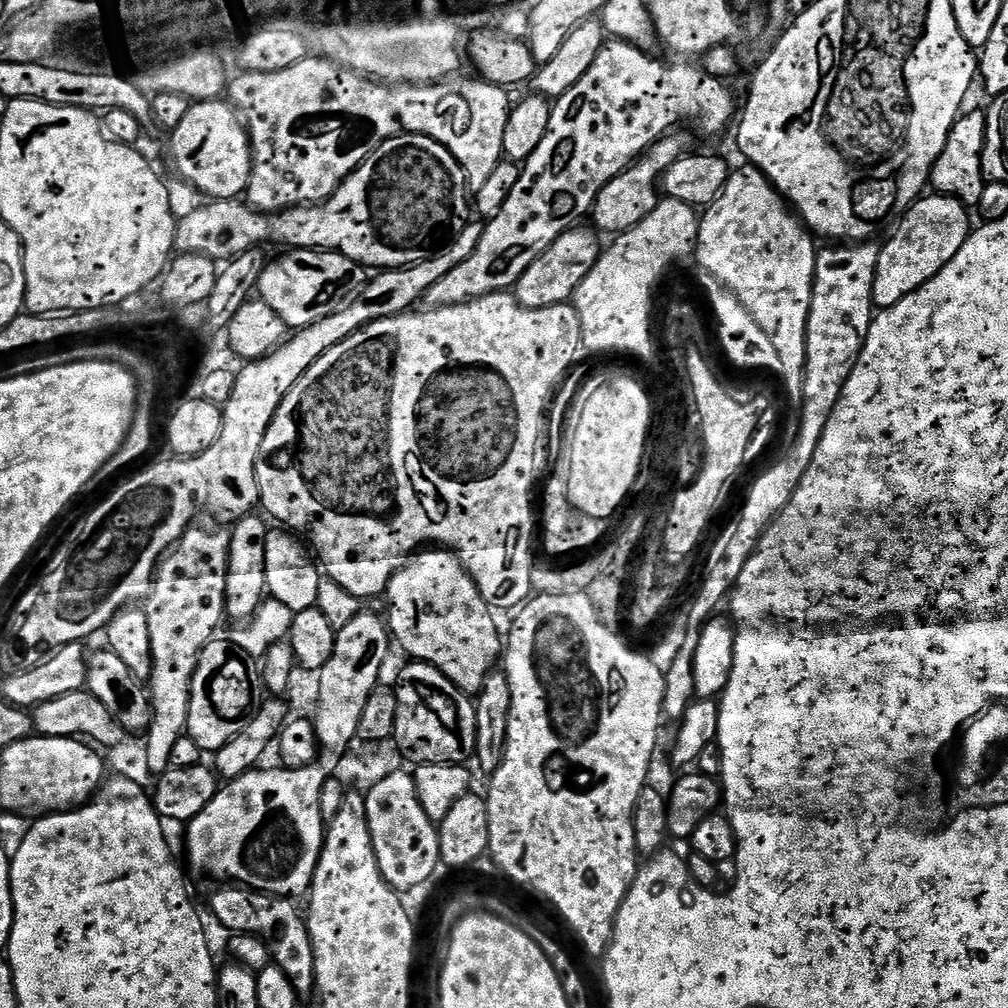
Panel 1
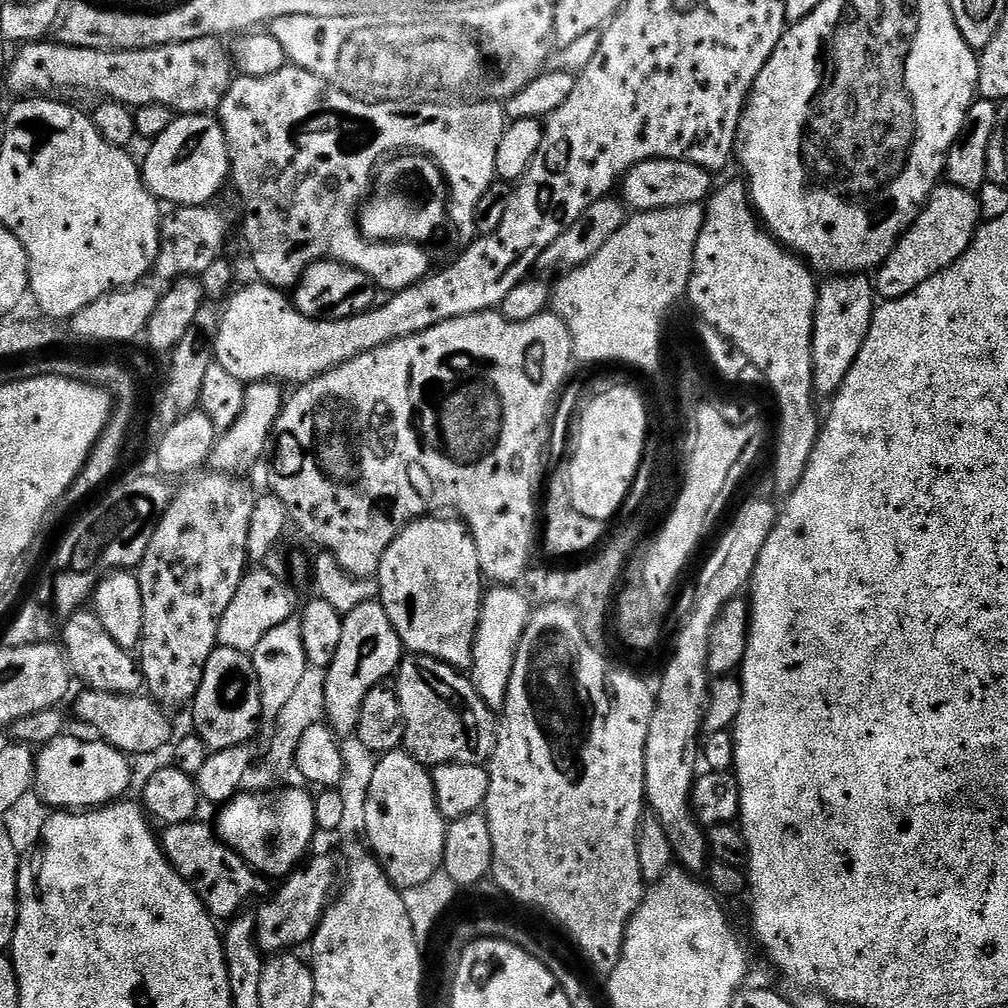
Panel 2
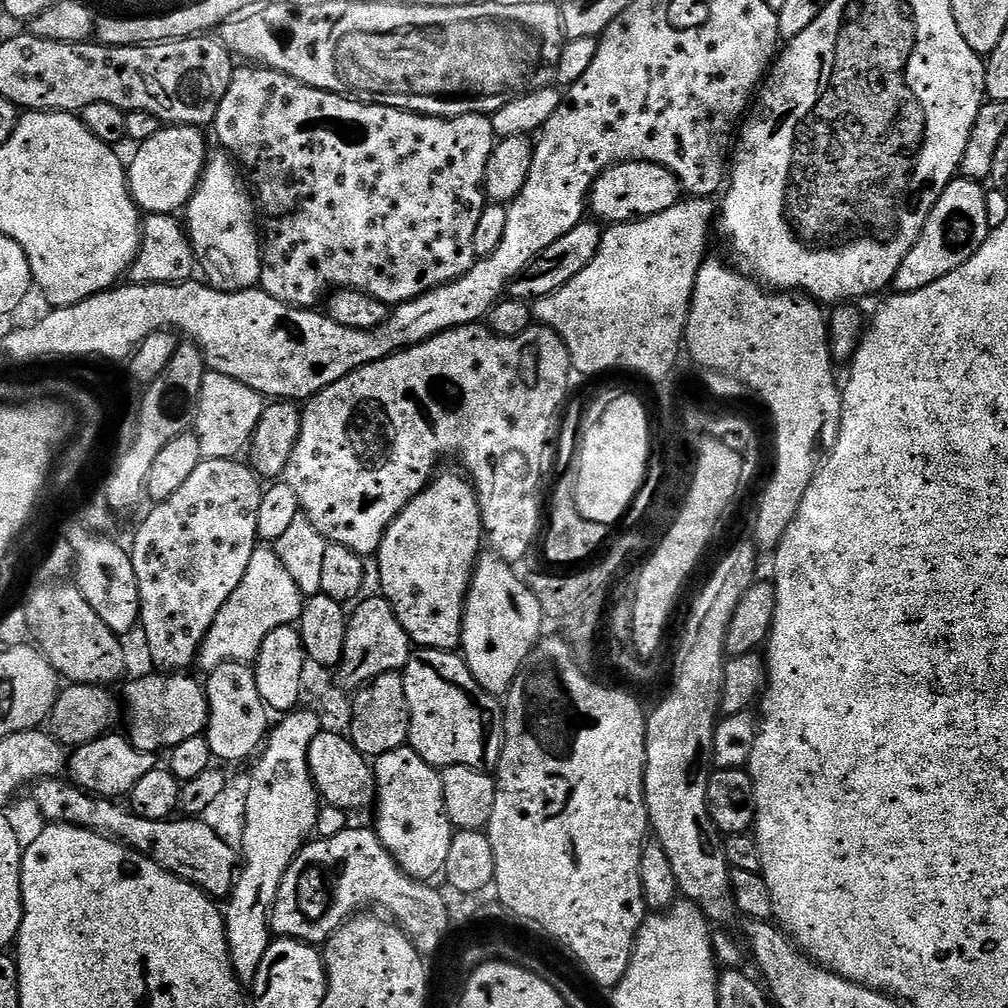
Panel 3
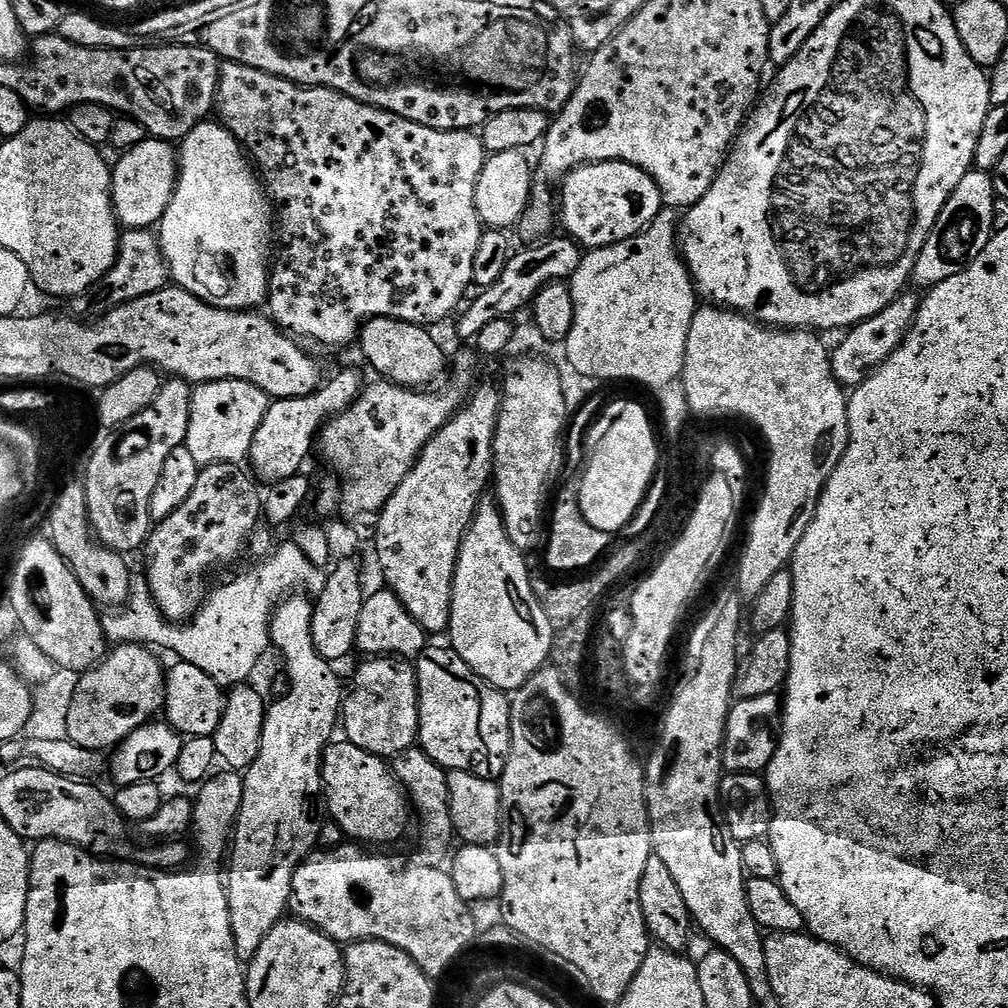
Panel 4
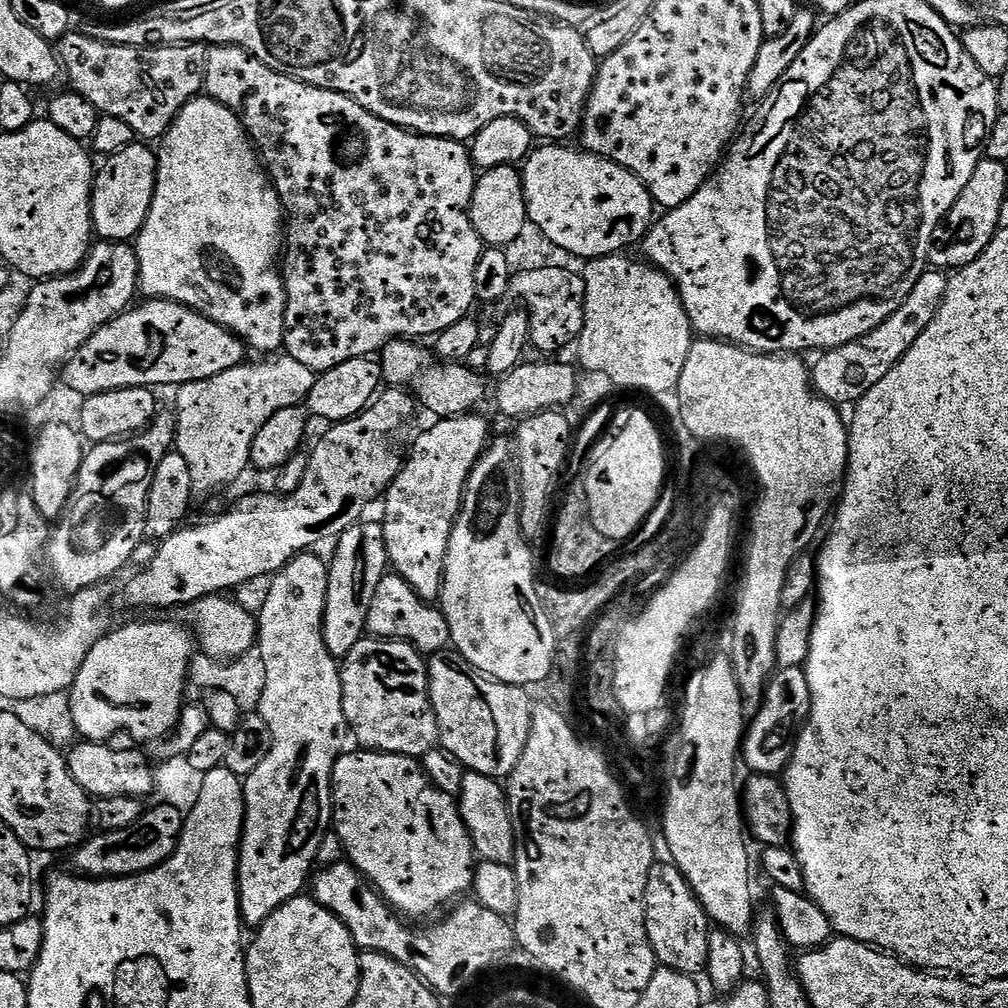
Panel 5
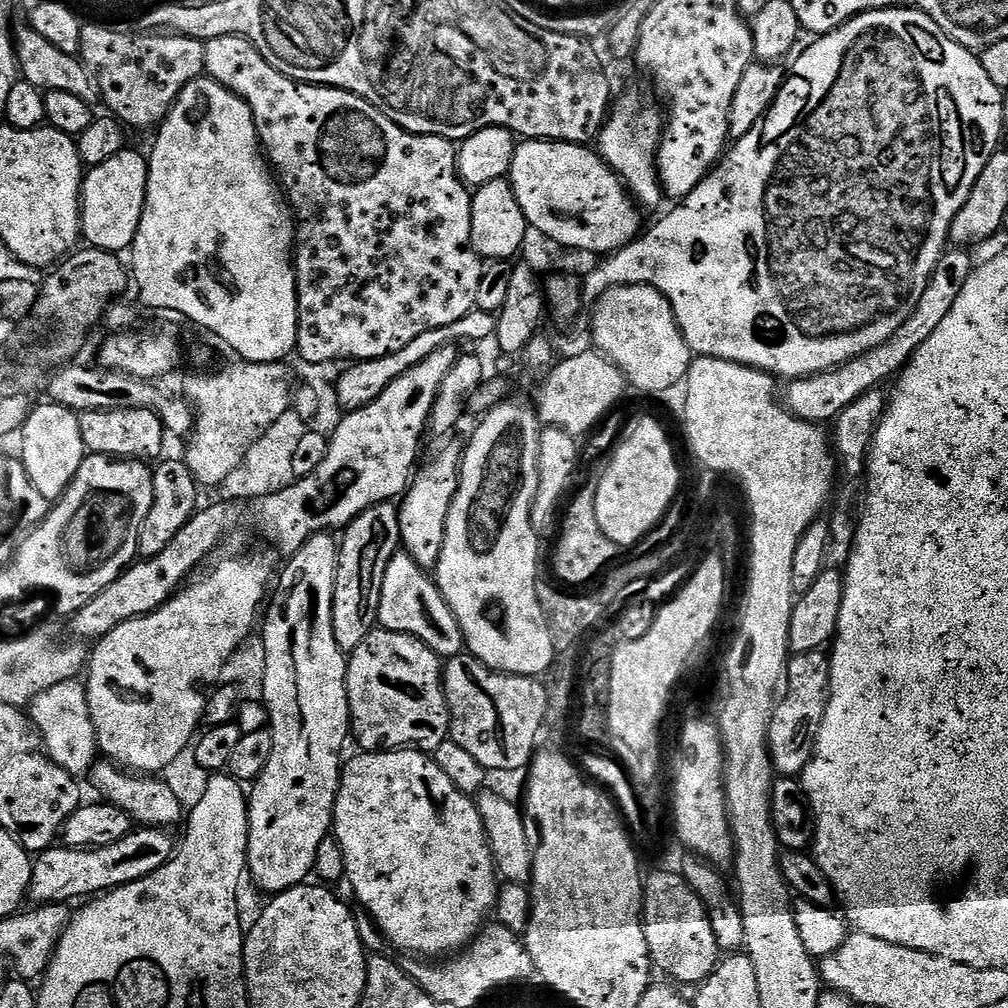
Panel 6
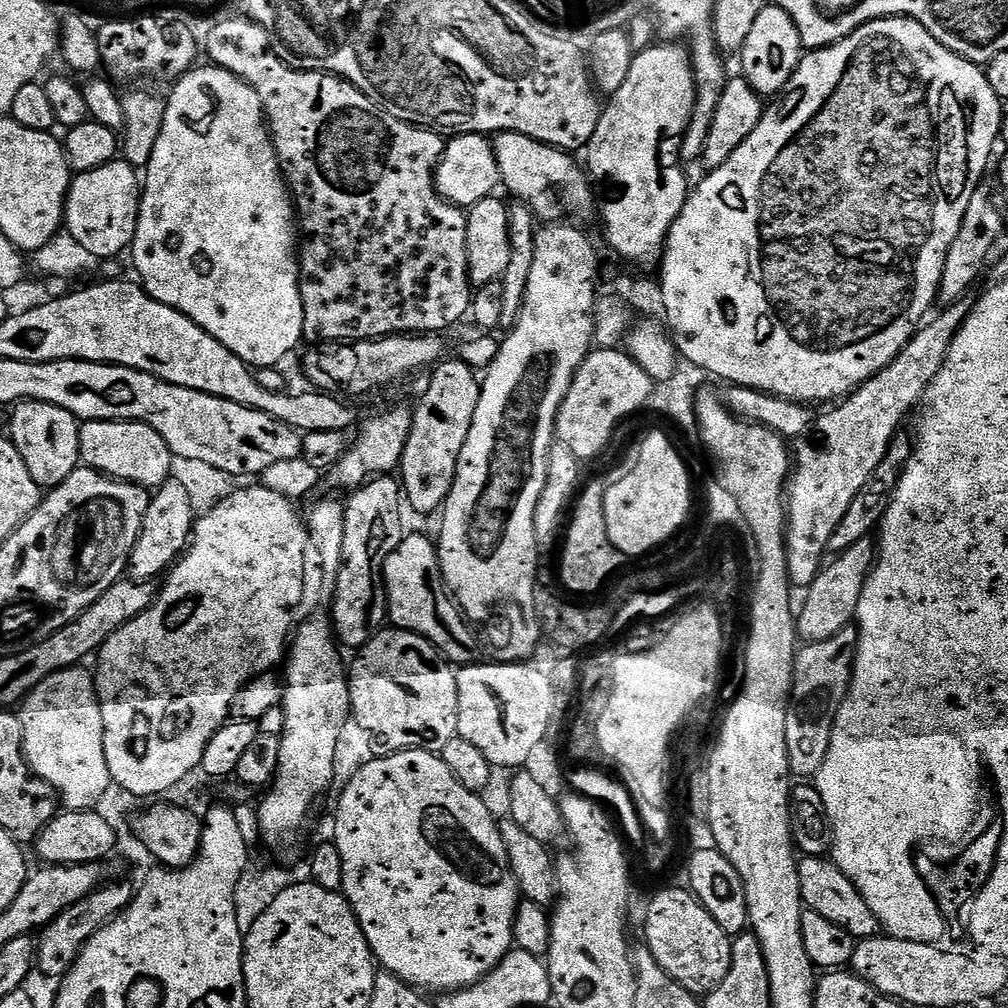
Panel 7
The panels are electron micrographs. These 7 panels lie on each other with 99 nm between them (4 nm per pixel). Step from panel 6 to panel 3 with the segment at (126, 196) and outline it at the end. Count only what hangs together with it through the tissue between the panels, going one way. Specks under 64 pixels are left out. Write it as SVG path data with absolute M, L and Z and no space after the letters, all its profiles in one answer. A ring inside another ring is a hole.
M174 124L161 127L154 138L139 141L132 164L127 165L128 188L136 207L145 213L166 212L176 214L187 205L196 193L204 165L210 155L208 144L199 127L191 124Z

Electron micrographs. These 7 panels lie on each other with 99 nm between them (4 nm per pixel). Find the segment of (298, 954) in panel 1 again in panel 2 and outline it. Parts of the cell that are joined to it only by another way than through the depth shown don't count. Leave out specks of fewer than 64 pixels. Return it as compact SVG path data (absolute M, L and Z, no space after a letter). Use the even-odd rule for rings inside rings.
M195 819L181 824L170 824L163 829L162 847L164 857L168 859L174 871L189 884L198 894L198 898L206 906L212 919L227 922L241 915L244 903L248 900L248 892L264 892L269 881L237 854L233 848L221 843L211 827L196 824Z

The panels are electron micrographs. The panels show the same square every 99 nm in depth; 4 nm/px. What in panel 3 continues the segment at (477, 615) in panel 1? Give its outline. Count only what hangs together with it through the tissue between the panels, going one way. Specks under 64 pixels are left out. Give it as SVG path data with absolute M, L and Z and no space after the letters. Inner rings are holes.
M443 472L394 518L380 543L378 561L380 584L384 587L382 595L392 603L396 617L413 645L450 652L460 648L464 602L468 599L472 574L476 571L478 557L481 555L480 540L482 544L486 533L480 513L480 499L476 497L471 479L467 475L459 476L456 472Z

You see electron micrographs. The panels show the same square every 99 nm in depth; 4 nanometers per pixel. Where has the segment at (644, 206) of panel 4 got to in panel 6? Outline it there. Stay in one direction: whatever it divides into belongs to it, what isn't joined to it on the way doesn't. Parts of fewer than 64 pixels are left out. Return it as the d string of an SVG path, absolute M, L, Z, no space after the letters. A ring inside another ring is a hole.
M524 140L517 143L512 159L510 183L518 198L518 206L522 206L522 214L529 225L542 230L543 234L560 244L561 249L573 248L573 253L576 254L582 251L611 254L641 235L641 209L630 195L624 181L591 147L567 144L561 140Z

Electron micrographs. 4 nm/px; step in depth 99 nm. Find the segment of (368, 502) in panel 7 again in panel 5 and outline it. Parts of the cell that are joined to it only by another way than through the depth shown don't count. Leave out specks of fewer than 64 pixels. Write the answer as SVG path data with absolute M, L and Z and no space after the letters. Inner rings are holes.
M361 522L355 524L350 530L346 530L335 541L336 553L328 564L328 593L326 594L326 610L324 611L324 641L326 650L337 658L343 658L358 646L358 642L365 639L368 627L368 615L370 614L370 602L374 602L374 590L378 590L378 582L389 571L390 565L386 554L386 542L384 541L384 525L367 524Z

